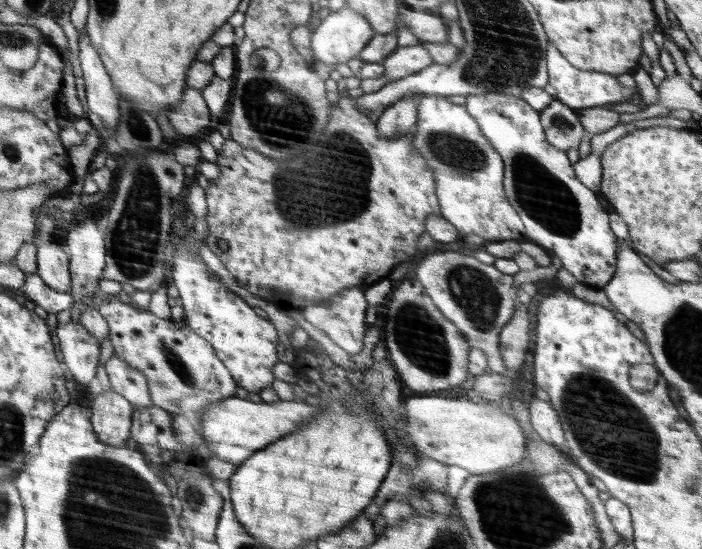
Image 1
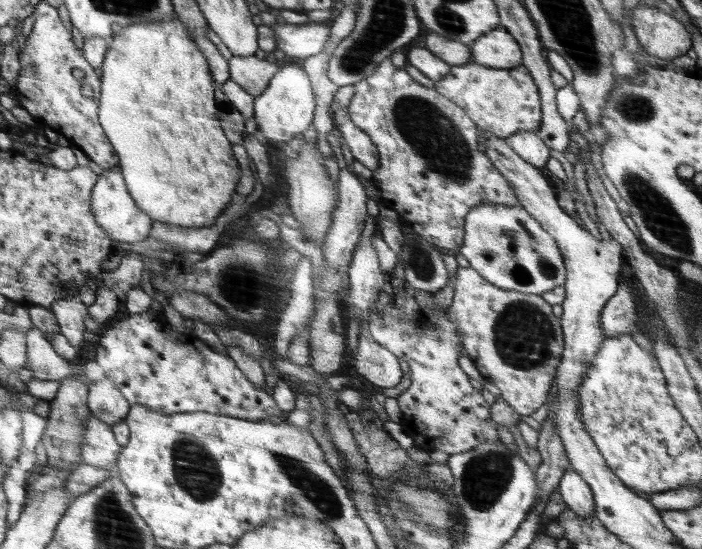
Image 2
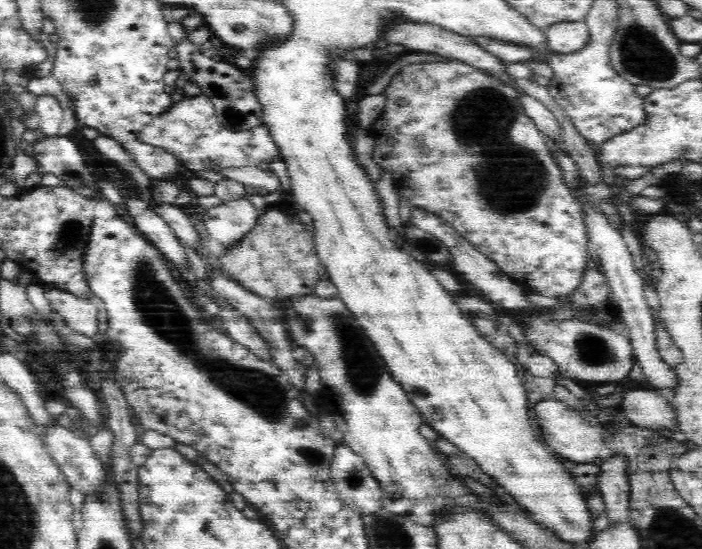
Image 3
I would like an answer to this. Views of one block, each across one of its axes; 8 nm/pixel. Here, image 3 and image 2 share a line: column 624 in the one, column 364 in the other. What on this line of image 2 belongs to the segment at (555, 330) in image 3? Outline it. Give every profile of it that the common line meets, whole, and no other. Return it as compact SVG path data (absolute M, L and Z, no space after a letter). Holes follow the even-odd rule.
M359 335L356 352L352 352L358 374L383 389L398 386L403 379L398 356L375 339Z

